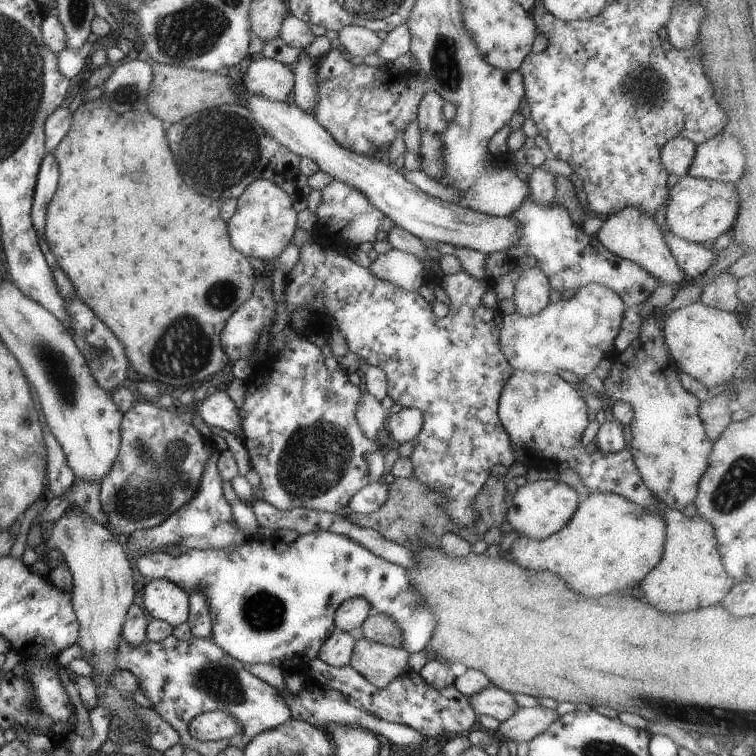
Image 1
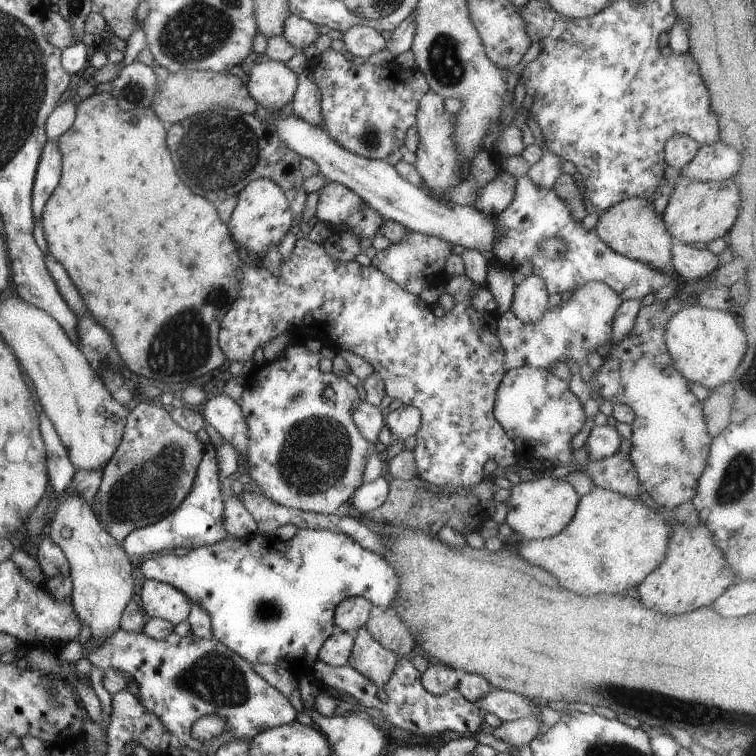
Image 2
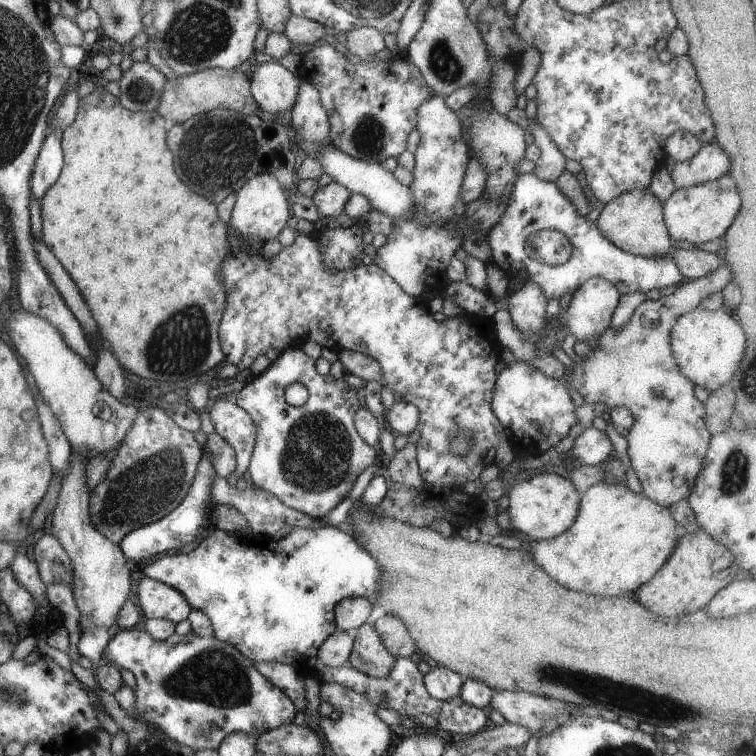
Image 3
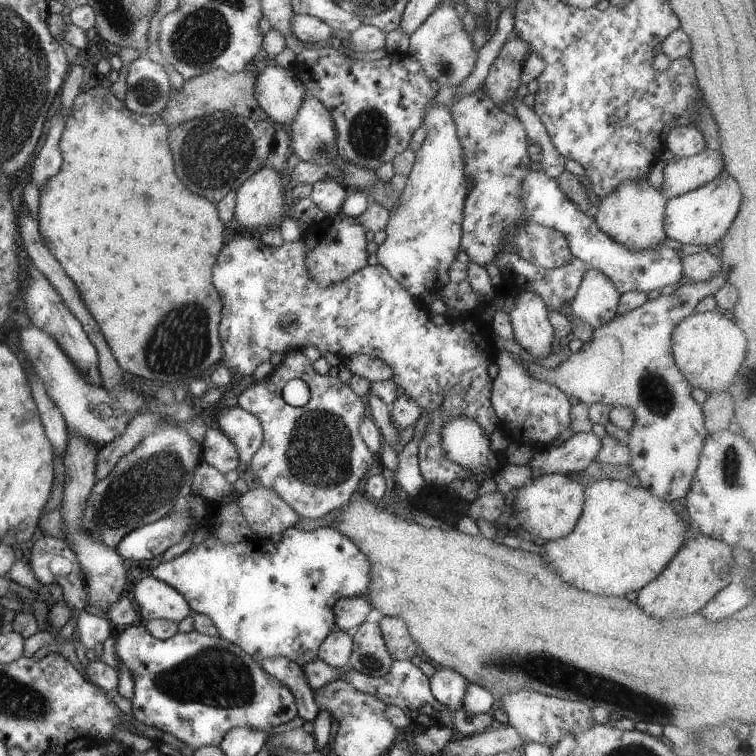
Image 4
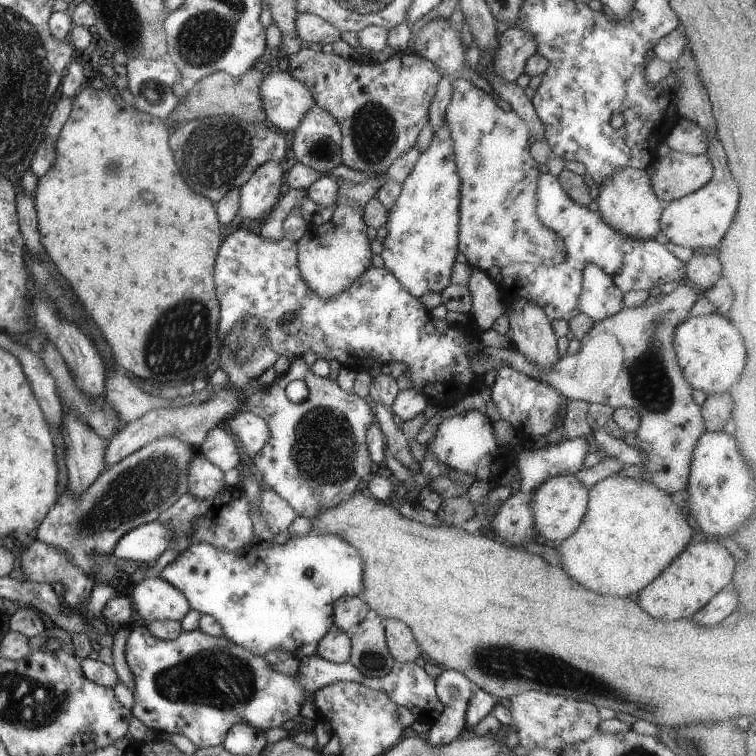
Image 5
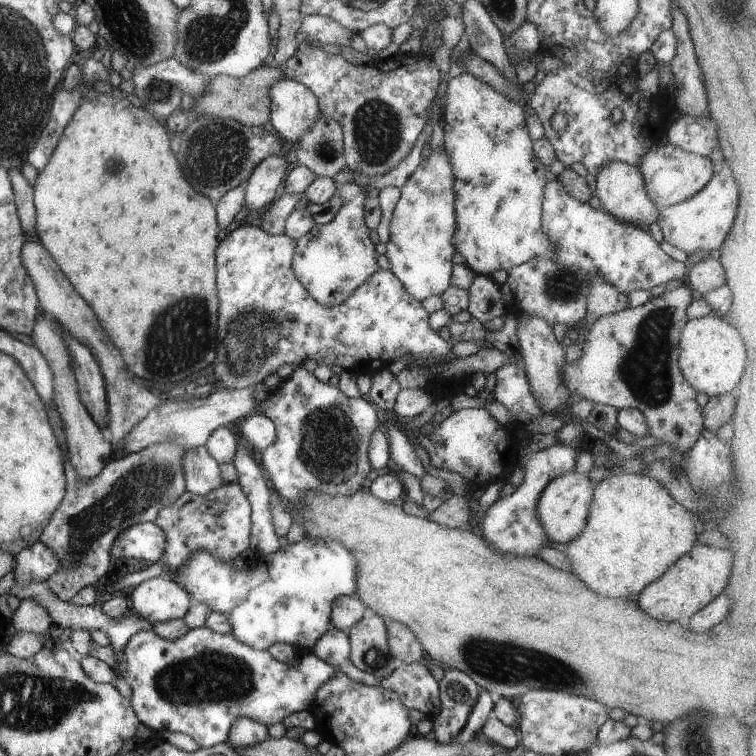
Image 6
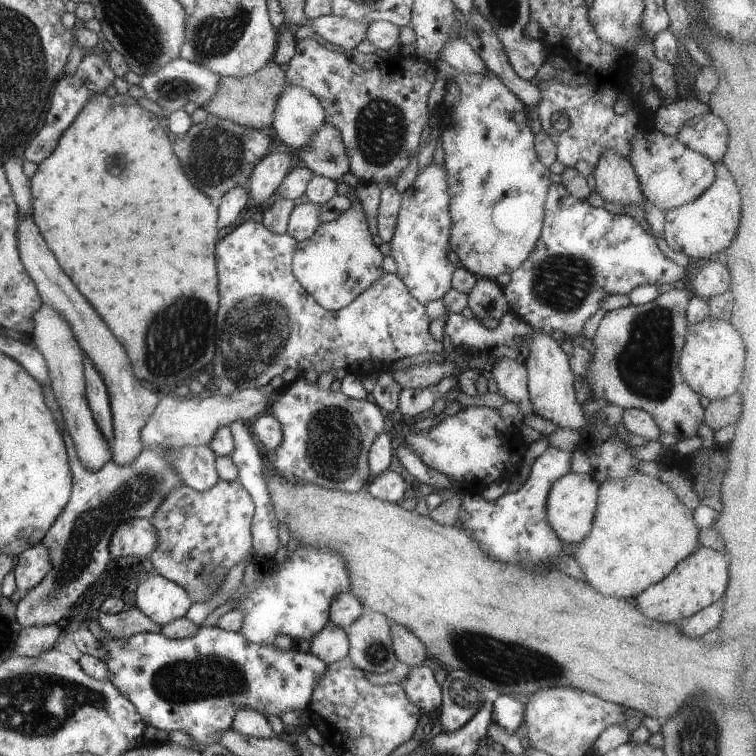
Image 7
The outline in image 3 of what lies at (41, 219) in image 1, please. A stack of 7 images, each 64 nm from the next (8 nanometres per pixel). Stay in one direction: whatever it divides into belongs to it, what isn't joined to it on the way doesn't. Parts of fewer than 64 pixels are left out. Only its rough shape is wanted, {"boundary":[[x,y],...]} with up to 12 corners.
{"boundary":[[61,128],[47,133],[31,172],[39,204],[63,167]]}

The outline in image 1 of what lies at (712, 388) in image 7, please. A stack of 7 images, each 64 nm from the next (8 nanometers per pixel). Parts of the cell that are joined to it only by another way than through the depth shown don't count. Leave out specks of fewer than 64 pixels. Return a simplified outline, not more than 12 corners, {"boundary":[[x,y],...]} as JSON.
{"boundary":[[695,302],[667,312],[673,366],[711,391],[749,351],[732,312]]}

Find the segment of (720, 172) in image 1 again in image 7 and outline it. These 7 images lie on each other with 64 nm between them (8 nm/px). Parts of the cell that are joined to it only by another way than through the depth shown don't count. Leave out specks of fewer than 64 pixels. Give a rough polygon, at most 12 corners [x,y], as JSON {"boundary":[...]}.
{"boundary":[[656,129],[627,160],[661,211],[701,196],[713,162]]}

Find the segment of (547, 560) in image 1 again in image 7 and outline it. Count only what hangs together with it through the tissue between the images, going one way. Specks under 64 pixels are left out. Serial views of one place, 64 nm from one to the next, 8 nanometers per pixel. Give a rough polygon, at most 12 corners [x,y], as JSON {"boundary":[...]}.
{"boundary":[[601,482],[571,557],[591,588],[632,600],[695,550],[663,482]]}

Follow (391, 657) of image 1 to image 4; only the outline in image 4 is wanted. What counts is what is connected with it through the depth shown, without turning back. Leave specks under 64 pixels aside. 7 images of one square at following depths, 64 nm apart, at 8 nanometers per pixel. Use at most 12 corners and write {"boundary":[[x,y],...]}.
{"boundary":[[365,619],[351,632],[347,666],[384,676],[393,660],[378,622]]}

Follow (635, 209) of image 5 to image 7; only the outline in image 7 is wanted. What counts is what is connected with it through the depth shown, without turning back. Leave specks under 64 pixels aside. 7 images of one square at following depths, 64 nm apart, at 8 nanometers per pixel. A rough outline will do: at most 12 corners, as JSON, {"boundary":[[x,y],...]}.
{"boundary":[[607,150],[592,170],[611,212],[644,208],[633,166]]}

